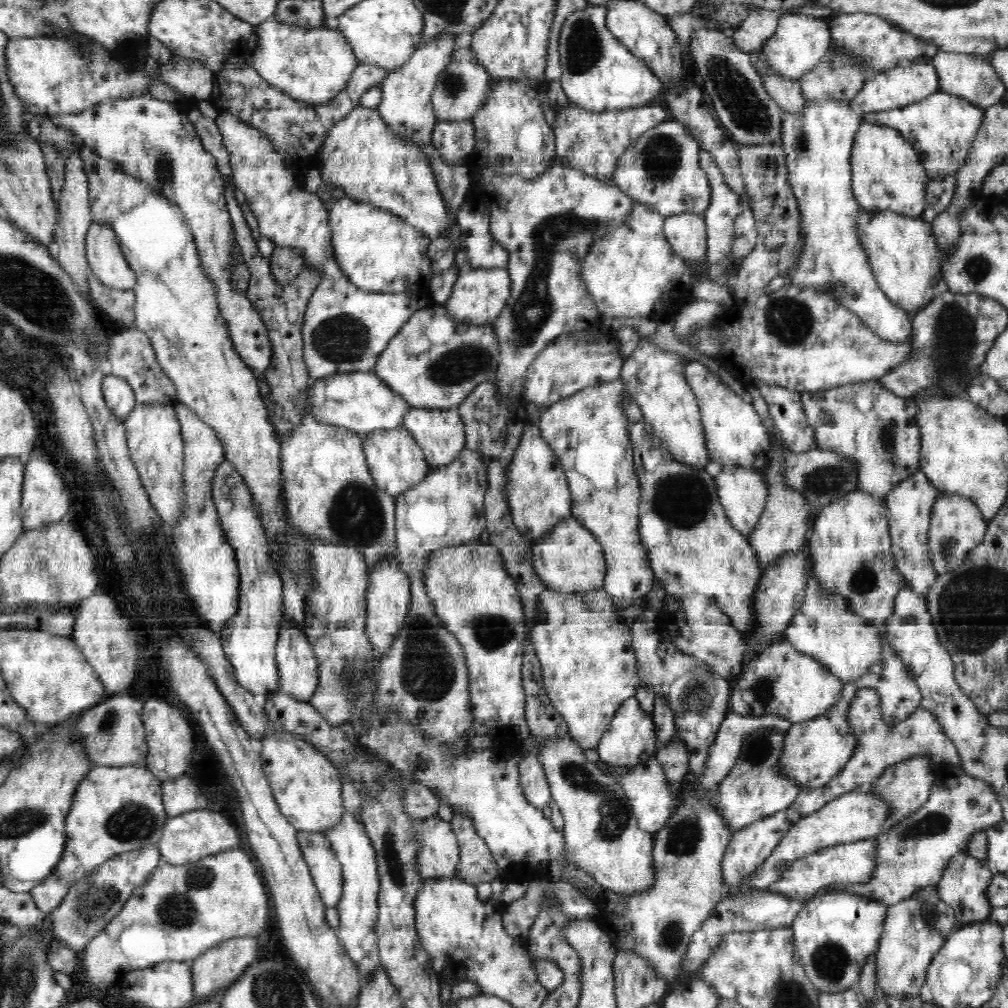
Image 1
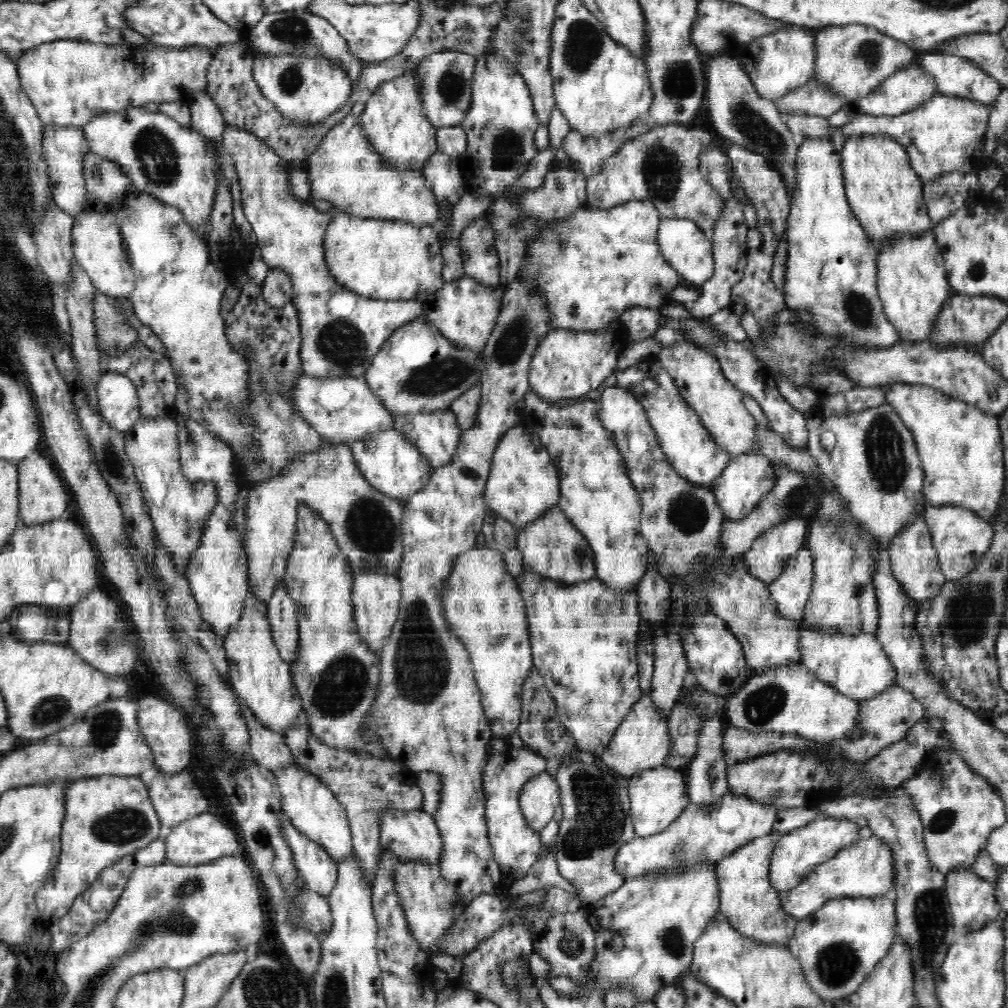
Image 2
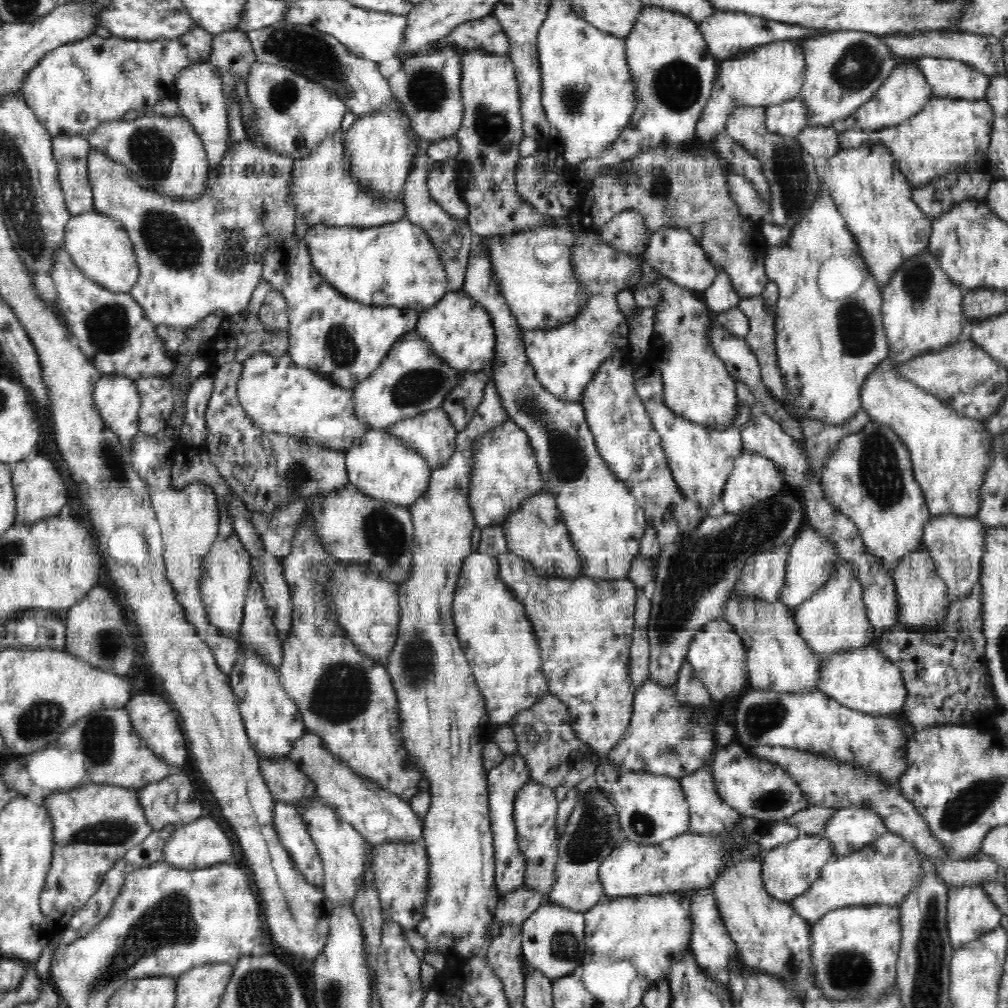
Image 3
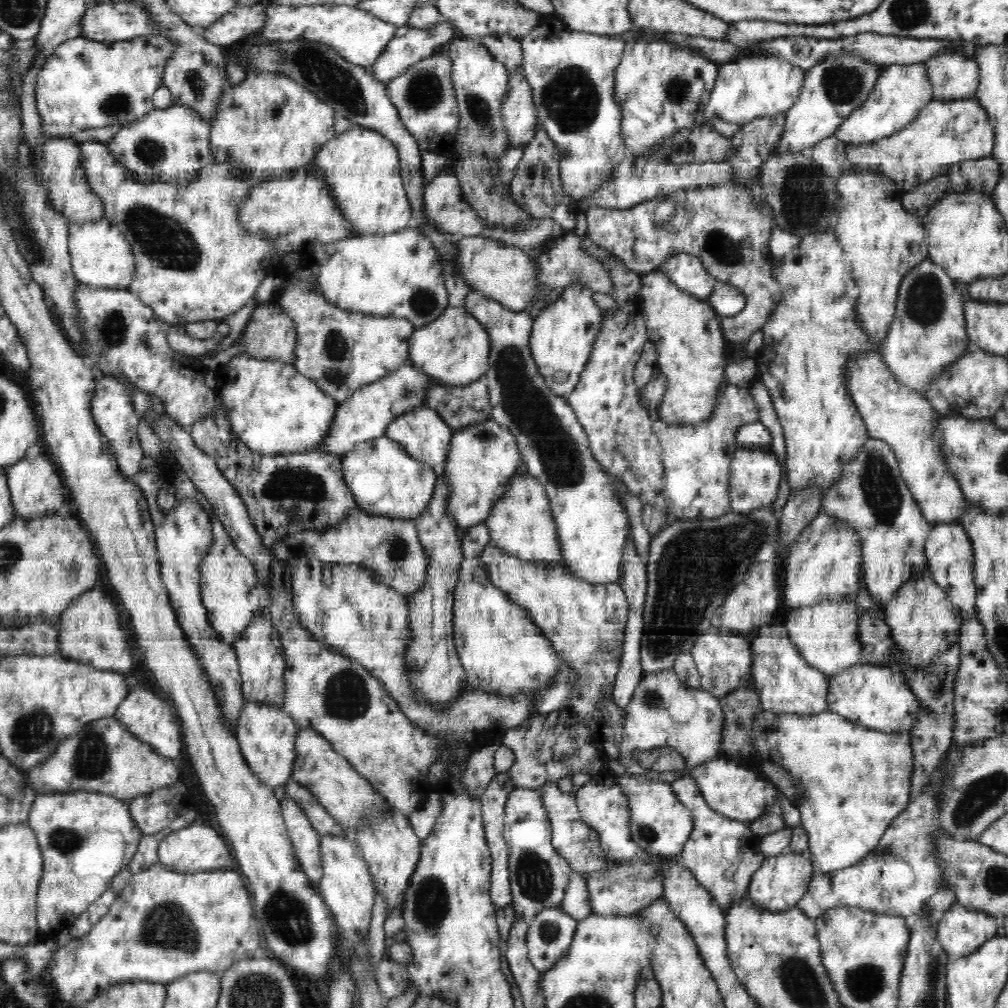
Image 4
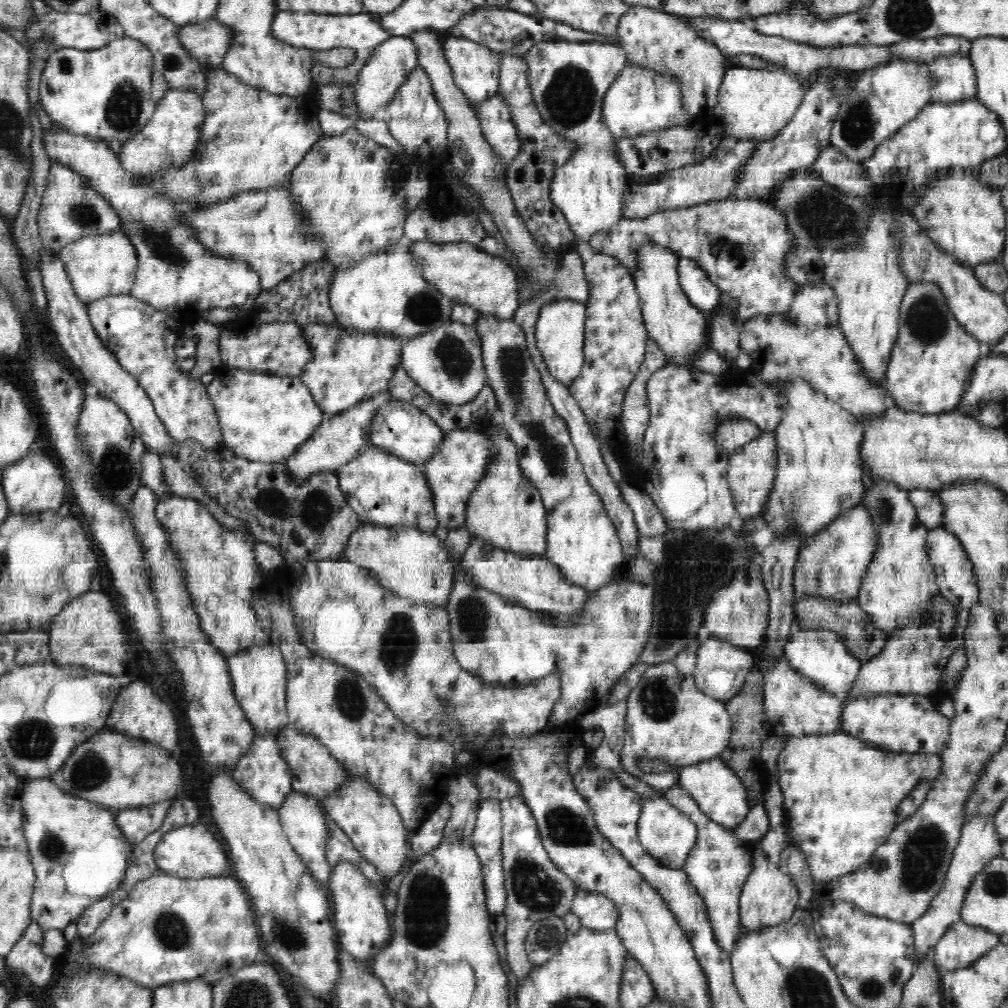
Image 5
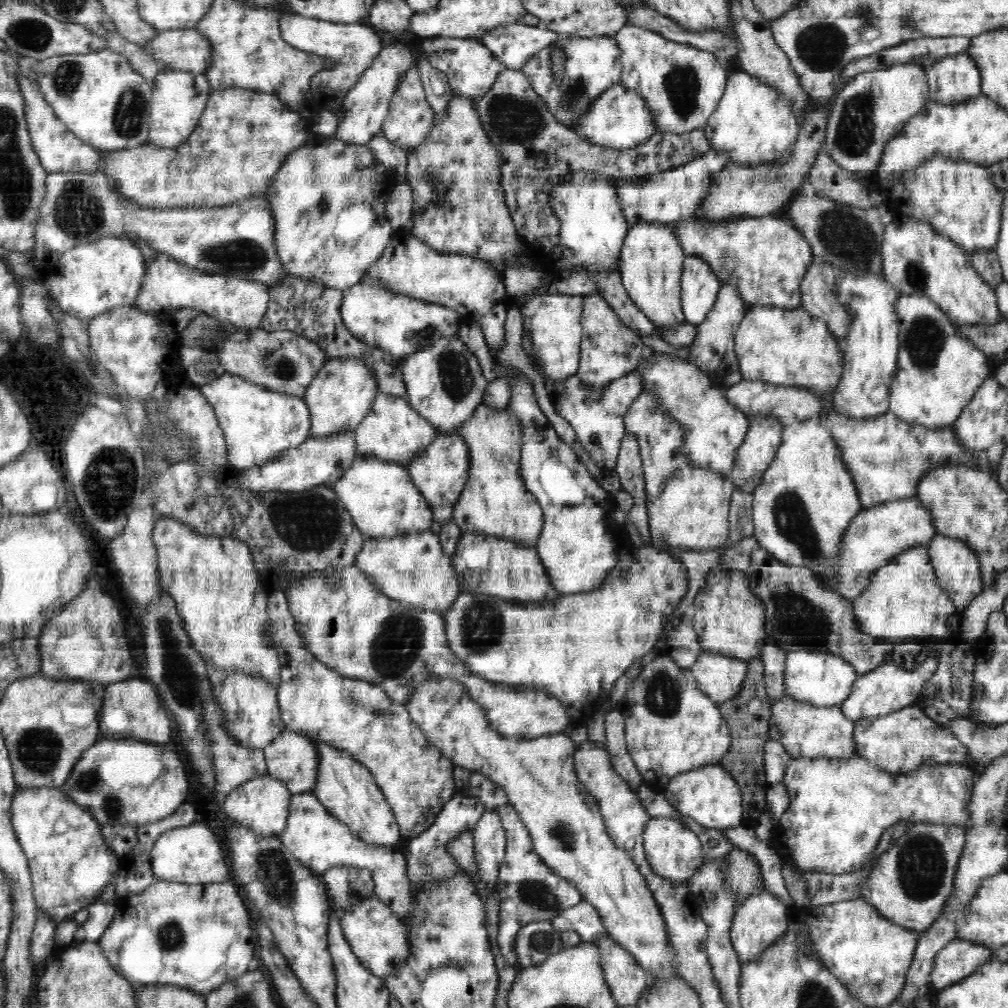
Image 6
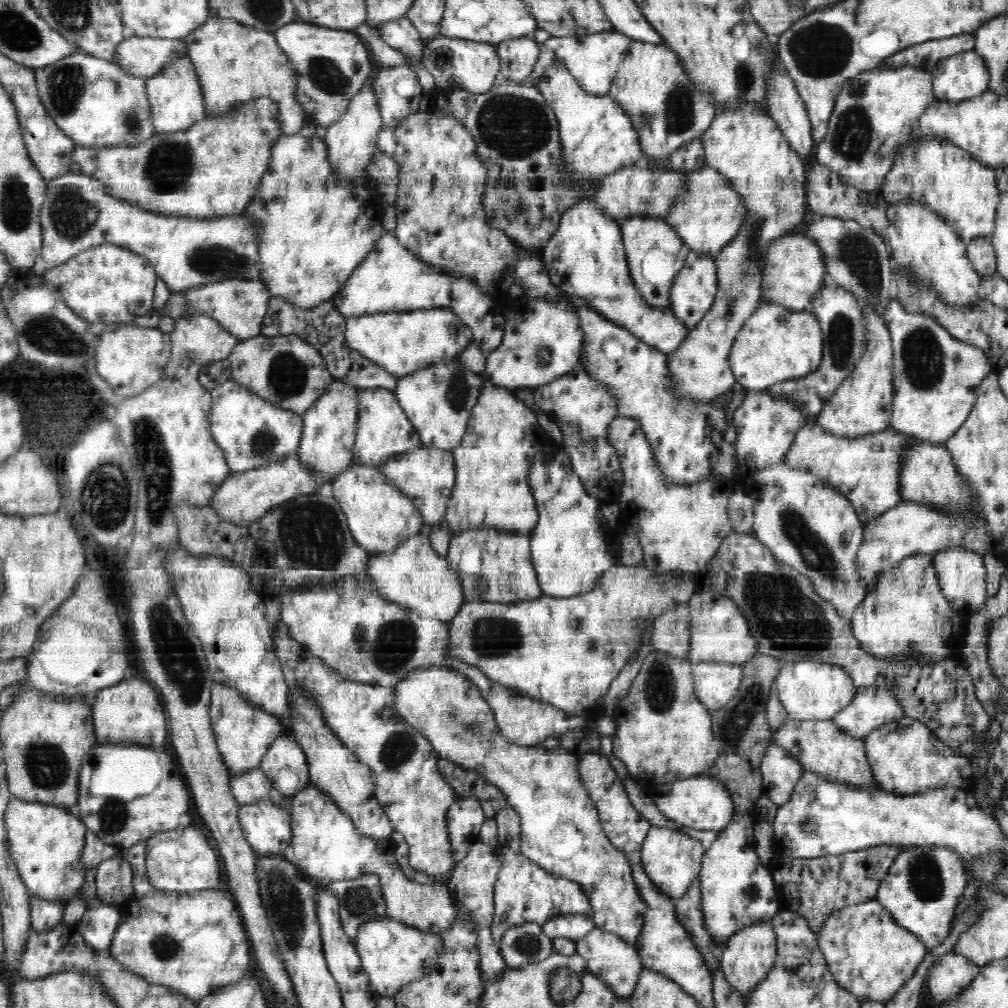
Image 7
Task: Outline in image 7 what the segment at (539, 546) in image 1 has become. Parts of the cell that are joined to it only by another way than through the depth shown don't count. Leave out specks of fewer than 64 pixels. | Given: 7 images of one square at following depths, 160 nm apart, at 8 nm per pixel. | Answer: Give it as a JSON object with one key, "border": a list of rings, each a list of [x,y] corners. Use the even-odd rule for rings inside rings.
{"border":[[[482,371],[483,389],[472,409],[466,434],[453,449],[455,487],[444,520],[455,534],[470,529],[495,529],[511,534],[530,534],[539,519],[528,474],[534,456],[543,450],[538,418],[524,408],[511,390],[490,382]]]}

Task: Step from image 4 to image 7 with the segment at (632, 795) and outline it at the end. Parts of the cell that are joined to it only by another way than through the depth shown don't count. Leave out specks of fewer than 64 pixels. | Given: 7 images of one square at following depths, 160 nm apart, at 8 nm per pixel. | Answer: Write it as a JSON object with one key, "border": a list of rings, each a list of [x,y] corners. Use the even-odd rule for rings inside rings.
{"border":[[[654,826],[648,831],[644,840],[641,863],[658,892],[662,892],[671,898],[682,898],[688,892],[690,886],[694,884],[694,880],[699,878],[704,853],[706,853],[706,850],[702,843],[688,837],[684,832]]]}

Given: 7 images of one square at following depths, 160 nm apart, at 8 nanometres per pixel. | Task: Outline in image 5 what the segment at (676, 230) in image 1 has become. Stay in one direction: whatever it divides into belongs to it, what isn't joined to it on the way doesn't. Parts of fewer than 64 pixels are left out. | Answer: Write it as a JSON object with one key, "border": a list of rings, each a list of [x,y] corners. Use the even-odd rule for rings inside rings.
{"border":[[[680,257],[677,274],[681,290],[696,308],[712,313],[719,306],[721,291],[694,260]]]}

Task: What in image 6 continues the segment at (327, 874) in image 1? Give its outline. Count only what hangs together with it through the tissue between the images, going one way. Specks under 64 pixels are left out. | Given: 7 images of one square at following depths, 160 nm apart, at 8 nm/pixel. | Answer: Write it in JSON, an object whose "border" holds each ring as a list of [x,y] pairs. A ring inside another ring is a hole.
{"border":[[[306,791],[291,796],[288,808],[288,822],[281,834],[284,847],[295,856],[313,876],[320,876],[326,869],[334,866],[349,866],[350,868],[367,868],[373,871],[375,892],[396,916],[403,921],[411,909],[412,882],[407,875],[407,862],[404,852],[397,847],[373,847],[352,835],[318,800],[312,791]]]}

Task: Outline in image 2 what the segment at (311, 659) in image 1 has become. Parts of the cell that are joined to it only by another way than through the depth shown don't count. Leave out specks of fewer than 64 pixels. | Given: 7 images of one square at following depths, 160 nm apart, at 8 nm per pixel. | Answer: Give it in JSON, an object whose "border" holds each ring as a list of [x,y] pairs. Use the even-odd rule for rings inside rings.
{"border":[[[284,582],[268,599],[268,617],[271,623],[271,633],[280,656],[289,666],[296,666],[299,652],[299,621],[296,616],[296,603],[288,594]]]}

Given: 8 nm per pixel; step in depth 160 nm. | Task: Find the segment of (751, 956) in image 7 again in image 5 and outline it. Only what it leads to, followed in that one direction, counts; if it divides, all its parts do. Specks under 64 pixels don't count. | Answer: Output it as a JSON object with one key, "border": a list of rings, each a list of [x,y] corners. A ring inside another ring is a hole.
{"border":[[[759,846],[752,850],[753,867],[751,874],[743,886],[739,898],[739,919],[740,924],[746,927],[757,927],[758,925],[780,924],[788,920],[789,916],[795,914],[798,907],[799,891],[794,879],[782,869],[770,864],[766,856],[762,856]]]}

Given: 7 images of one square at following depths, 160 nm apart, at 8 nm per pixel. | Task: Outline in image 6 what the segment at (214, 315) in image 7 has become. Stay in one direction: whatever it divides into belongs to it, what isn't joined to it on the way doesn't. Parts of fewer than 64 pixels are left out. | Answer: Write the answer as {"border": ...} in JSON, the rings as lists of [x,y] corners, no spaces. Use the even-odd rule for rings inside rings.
{"border":[[[158,254],[152,263],[145,264],[144,283],[135,305],[146,313],[156,313],[161,309],[194,308],[212,318],[233,324],[235,330],[240,332],[242,329],[256,329],[260,326],[269,300],[269,288],[257,281],[198,272],[171,258],[171,254]]]}

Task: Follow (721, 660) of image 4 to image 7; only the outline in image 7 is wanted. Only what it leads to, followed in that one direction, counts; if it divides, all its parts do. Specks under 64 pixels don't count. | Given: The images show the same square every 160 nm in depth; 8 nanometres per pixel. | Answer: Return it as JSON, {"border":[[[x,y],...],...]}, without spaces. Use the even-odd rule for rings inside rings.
{"border":[[[724,662],[691,663],[695,695],[710,712],[730,703],[743,677],[740,664]]]}

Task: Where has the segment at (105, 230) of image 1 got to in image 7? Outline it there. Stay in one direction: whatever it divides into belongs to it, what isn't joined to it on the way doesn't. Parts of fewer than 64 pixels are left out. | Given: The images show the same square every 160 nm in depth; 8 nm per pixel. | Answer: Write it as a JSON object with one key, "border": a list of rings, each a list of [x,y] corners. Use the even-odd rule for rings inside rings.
{"border":[[[101,244],[80,252],[65,264],[42,273],[44,283],[60,292],[64,302],[89,323],[128,323],[154,309],[157,274],[148,258],[116,244]]]}

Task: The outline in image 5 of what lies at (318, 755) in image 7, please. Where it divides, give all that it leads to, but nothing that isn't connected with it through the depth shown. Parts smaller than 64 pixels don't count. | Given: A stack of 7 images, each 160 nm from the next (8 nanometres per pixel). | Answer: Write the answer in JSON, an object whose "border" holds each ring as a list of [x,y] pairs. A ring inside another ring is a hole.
{"border":[[[351,775],[349,783],[332,798],[322,800],[321,806],[346,833],[361,858],[373,864],[380,876],[392,878],[403,869],[408,858],[413,860],[414,852],[408,842],[412,835],[404,828],[401,814],[392,800],[373,790],[369,784]]]}

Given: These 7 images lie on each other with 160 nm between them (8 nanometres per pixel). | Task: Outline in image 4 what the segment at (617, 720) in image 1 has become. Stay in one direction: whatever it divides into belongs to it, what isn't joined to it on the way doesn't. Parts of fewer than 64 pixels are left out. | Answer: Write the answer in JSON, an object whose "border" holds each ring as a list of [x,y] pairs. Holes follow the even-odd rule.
{"border":[[[672,669],[645,673],[627,706],[627,724],[618,754],[618,761],[628,775],[643,775],[652,781],[674,783],[680,772],[645,770],[632,759],[636,750],[670,747],[686,760],[684,776],[702,766],[704,762],[721,755],[724,714],[719,697],[702,690],[685,687]]]}

